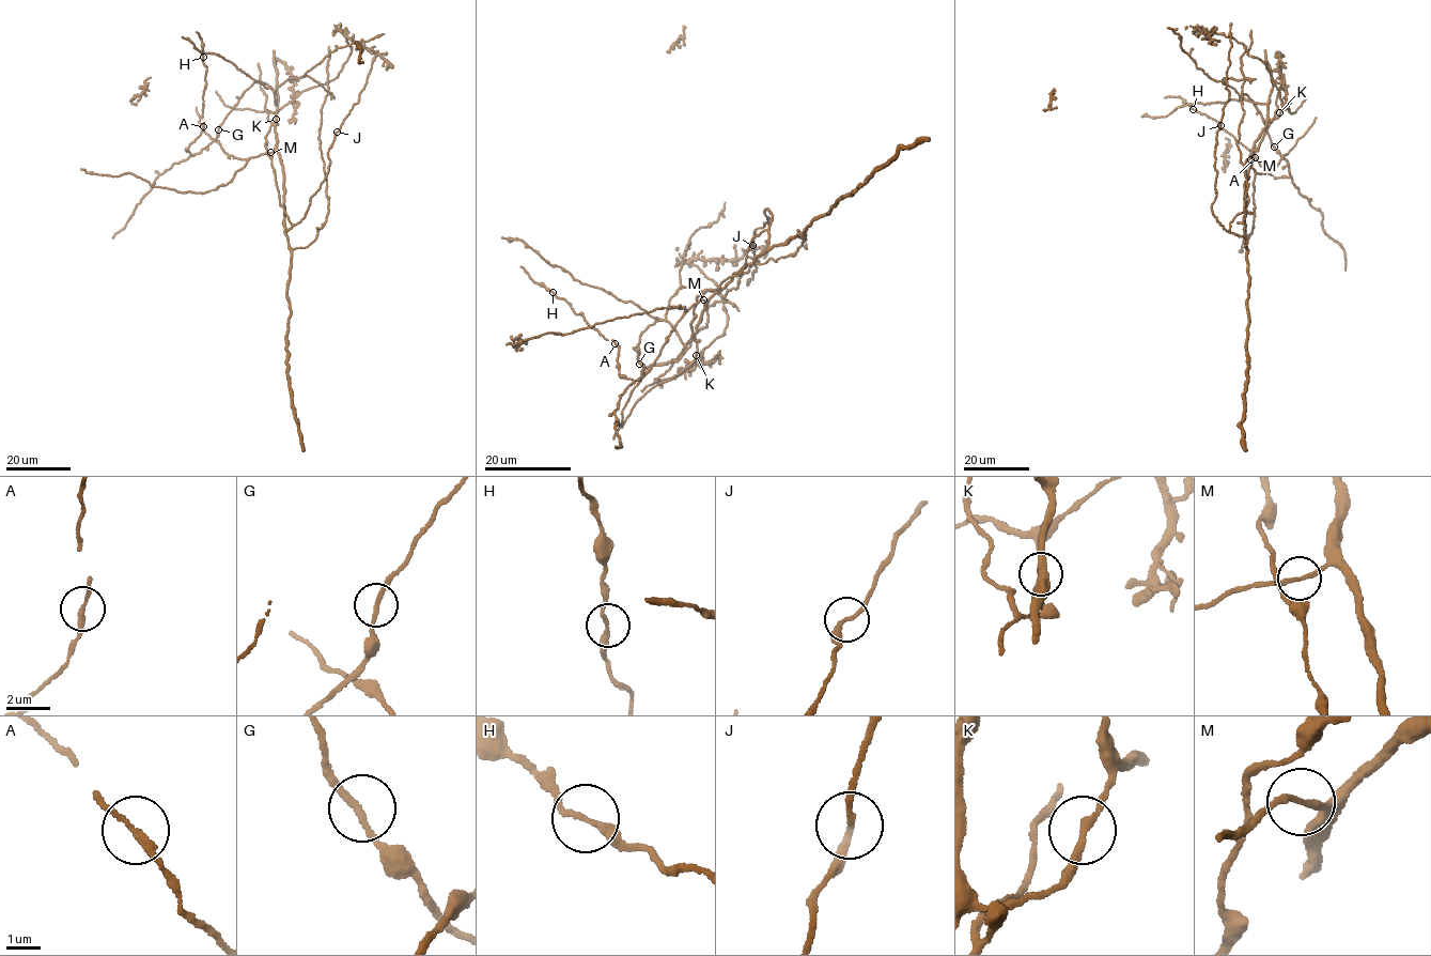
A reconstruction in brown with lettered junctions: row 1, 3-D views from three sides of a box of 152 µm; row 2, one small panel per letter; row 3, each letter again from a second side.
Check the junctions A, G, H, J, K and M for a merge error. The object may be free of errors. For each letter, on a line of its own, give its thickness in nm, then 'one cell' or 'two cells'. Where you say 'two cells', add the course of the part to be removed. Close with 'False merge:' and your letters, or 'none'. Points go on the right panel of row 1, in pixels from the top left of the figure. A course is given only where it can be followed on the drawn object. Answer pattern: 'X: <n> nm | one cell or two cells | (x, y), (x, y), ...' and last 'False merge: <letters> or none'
A: 200 nm | one cell
G: 190 nm | one cell
H: 180 nm | one cell
J: 190 nm | one cell
K: 200 nm | one cell
M: 180 nm | one cell
False merge: none

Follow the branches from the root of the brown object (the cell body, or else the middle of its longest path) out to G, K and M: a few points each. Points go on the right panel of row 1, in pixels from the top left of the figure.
G: (1258, 136), (1265, 125), (1268, 105), (1250, 102), (1243, 94), (1247, 94), (1259, 110), (1274, 147)
K: (1258, 136), (1265, 123), (1279, 112)
M: (1258, 136), (1249, 159)

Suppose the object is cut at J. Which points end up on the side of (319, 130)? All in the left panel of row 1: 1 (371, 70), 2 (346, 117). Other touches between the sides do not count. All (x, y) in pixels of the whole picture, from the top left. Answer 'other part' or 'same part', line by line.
1: other part
2: other part

